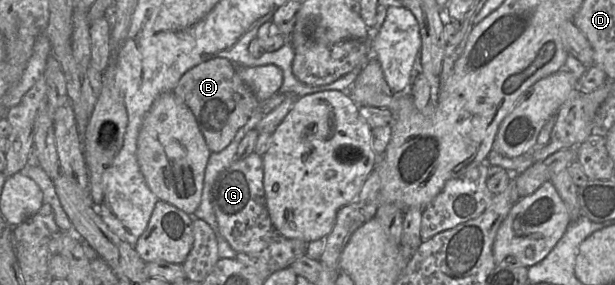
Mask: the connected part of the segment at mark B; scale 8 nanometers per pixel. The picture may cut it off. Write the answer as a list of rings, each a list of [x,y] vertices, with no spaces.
[[[213,58],[188,70],[178,81],[173,93],[192,111],[206,144],[212,153],[225,149],[243,127],[260,102],[241,80],[234,63]]]

